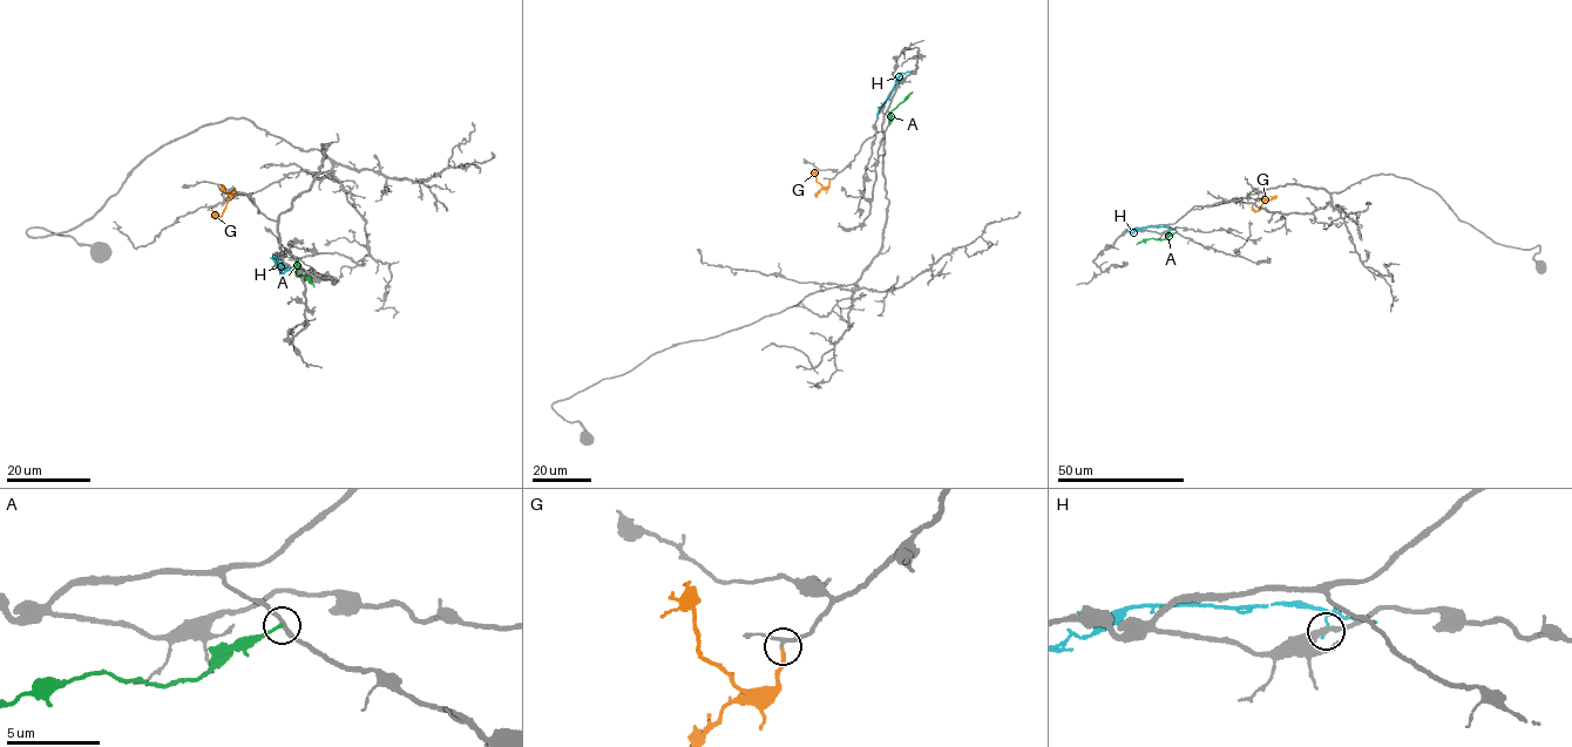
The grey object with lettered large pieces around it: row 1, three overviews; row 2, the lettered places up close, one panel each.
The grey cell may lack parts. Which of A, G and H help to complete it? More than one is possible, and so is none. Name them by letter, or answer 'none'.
G

